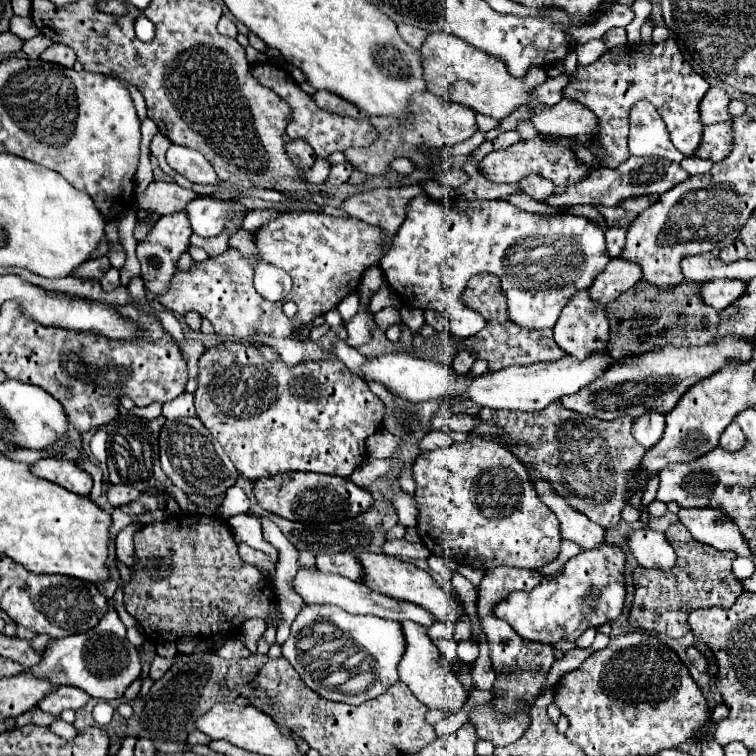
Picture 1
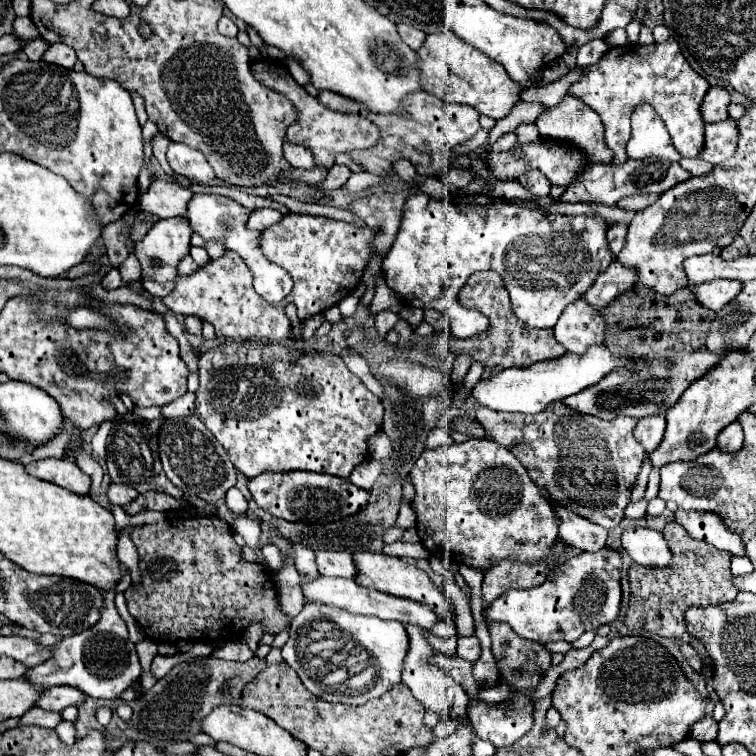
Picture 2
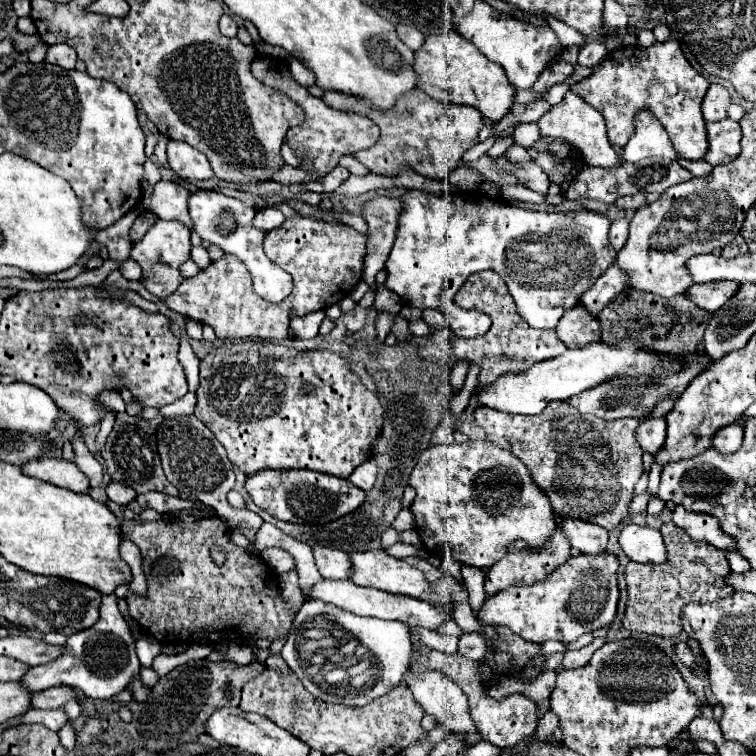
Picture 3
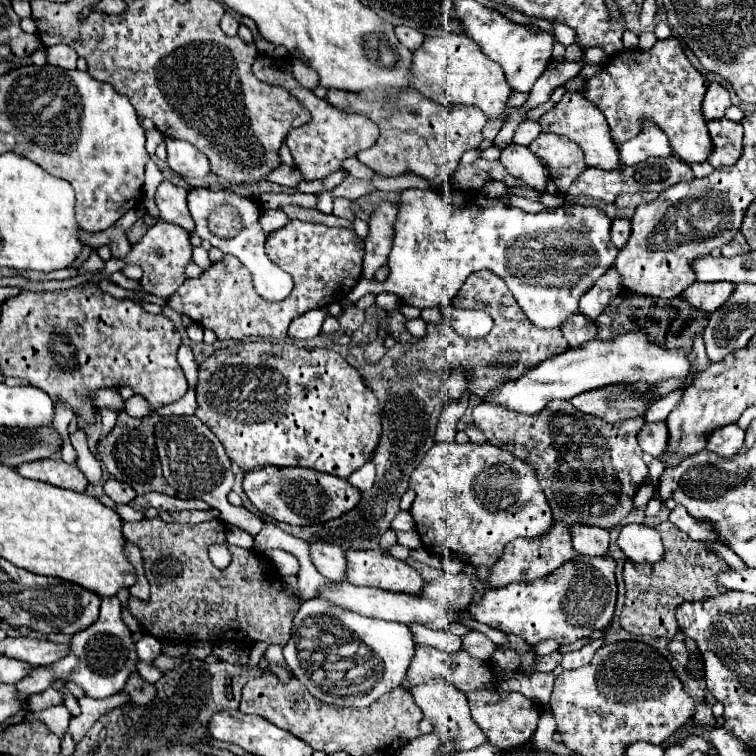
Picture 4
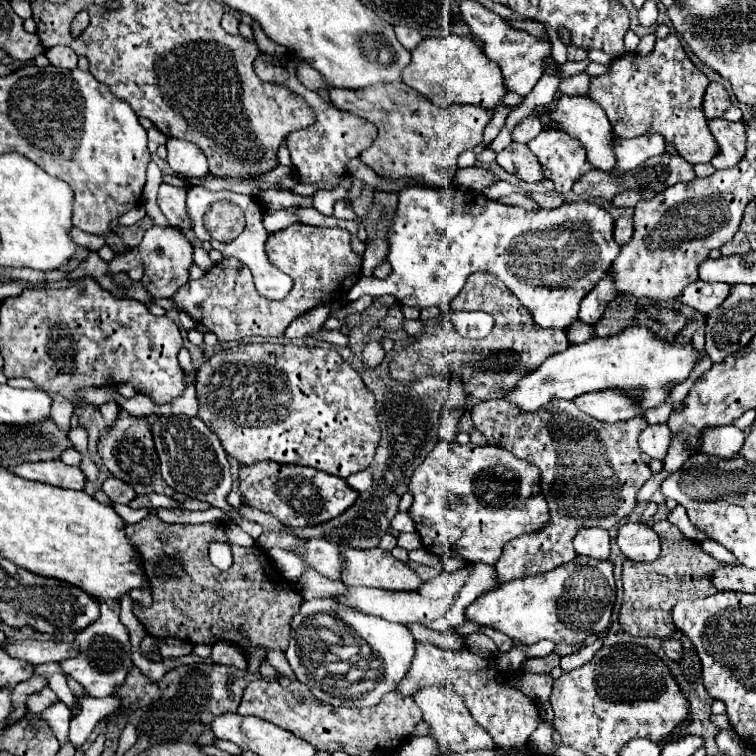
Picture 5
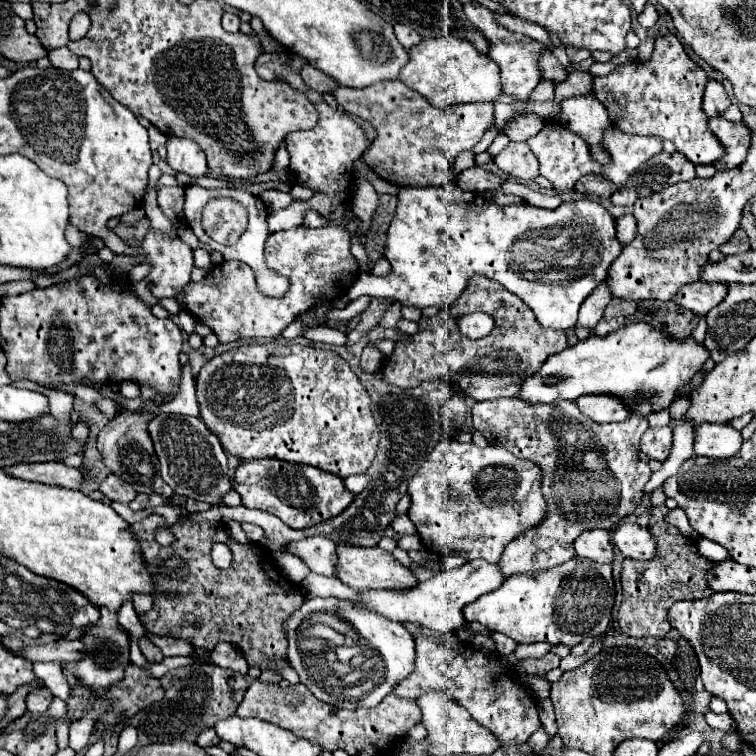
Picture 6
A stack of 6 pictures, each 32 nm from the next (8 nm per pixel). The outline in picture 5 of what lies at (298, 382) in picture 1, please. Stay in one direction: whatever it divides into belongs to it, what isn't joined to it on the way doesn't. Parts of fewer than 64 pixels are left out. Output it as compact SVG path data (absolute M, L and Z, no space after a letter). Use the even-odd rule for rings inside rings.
M240 344L234 346L230 350L222 350L216 352L210 360L206 360L202 364L202 368L196 374L196 394L198 394L198 402L200 402L200 410L198 410L198 418L220 438L224 450L228 456L234 456L242 466L246 464L254 464L260 460L272 460L278 464L300 464L300 466L312 466L318 468L322 472L340 476L340 478L348 478L350 474L362 472L372 464L374 452L378 448L380 442L380 428L378 428L378 420L376 420L376 412L374 412L374 396L372 392L368 392L368 388L364 386L362 378L358 376L356 370L352 370L352 366L336 352L336 350L328 350L328 348L308 348L308 346L294 346L294 344Z

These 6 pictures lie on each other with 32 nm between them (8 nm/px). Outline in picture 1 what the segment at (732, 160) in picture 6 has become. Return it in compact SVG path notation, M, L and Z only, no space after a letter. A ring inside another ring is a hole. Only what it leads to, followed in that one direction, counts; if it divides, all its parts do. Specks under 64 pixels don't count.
M732 122L704 126L702 144L696 156L712 162L722 162L730 152L732 152Z

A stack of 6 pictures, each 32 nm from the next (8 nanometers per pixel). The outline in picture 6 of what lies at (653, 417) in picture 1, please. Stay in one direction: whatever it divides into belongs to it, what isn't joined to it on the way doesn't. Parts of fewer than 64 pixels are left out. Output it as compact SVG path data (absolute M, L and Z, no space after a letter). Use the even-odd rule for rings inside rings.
M648 428L640 440L640 450L650 458L664 462L672 450L672 428Z

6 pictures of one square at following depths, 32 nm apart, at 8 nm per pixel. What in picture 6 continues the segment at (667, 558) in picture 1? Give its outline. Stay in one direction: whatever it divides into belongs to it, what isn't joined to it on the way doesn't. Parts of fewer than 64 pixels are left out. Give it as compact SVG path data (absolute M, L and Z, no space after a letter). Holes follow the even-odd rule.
M624 522L614 530L612 544L620 548L626 558L652 560L652 556L656 556L656 538L648 532L648 528L640 528L632 522Z

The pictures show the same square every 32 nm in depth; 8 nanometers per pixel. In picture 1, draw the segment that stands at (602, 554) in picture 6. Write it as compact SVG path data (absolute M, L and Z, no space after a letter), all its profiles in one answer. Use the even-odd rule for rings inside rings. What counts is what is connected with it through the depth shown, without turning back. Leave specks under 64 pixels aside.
M534 480L534 484L536 484L536 490L538 490L542 502L558 516L560 536L564 540L572 540L572 542L580 544L582 550L592 550L592 548L598 548L600 544L604 544L604 536L606 536L604 528L600 528L598 524L588 520L580 512L572 510L562 496L552 492L548 482Z

